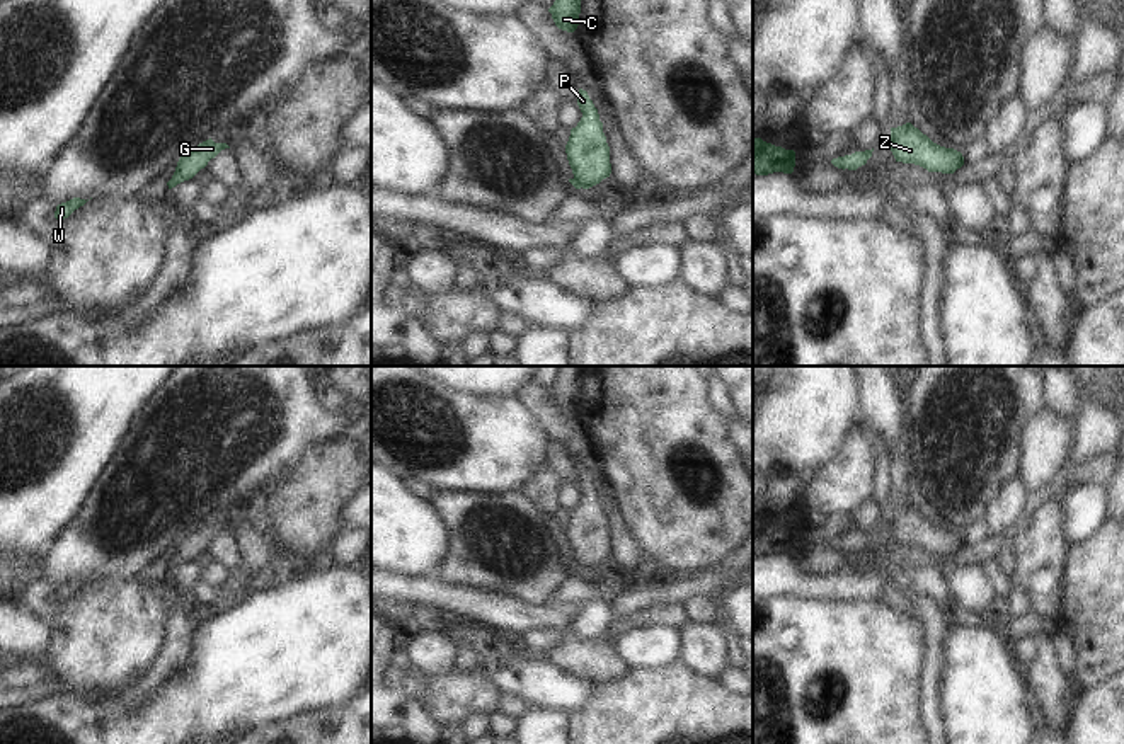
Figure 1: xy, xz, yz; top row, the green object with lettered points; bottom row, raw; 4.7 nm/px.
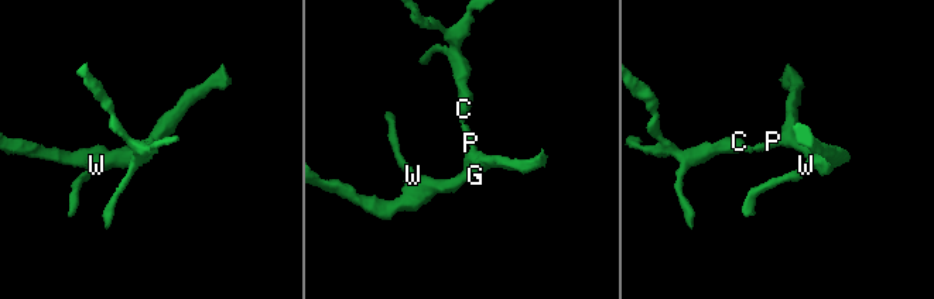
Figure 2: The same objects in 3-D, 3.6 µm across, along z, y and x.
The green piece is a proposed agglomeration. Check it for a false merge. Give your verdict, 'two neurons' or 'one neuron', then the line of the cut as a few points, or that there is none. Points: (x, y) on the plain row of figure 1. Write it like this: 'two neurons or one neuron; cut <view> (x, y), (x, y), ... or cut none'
one neuron; cut none

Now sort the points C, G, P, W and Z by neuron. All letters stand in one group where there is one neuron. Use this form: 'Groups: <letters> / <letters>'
Groups: C G P W Z

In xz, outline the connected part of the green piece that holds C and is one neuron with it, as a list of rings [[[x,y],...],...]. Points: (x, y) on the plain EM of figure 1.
[[[559,366],[555,383],[548,390],[559,410],[567,414],[577,410],[584,369],[586,366]]]

